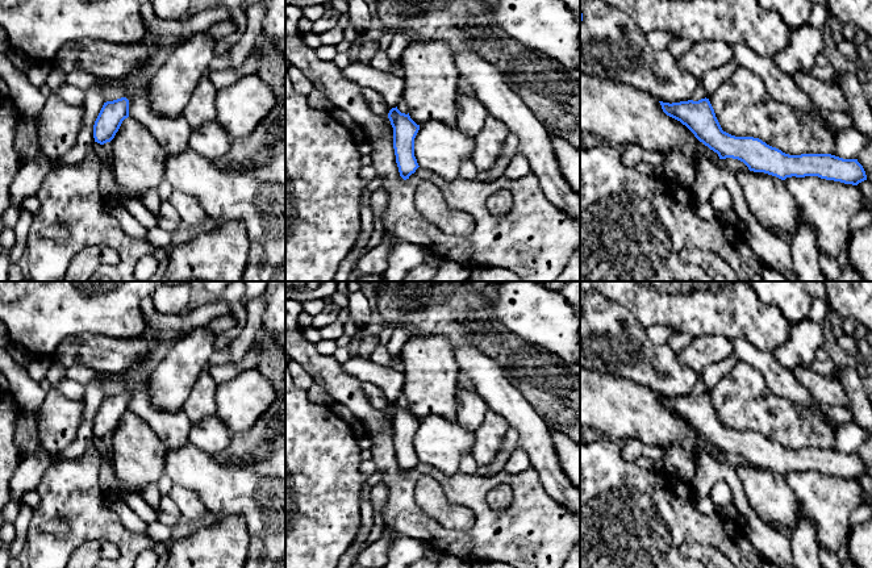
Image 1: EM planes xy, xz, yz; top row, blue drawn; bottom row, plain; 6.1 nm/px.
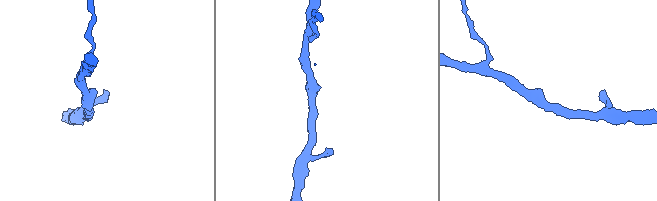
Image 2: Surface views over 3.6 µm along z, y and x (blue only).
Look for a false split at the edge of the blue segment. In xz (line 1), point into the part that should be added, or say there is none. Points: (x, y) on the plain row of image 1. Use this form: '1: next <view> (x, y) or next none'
1: next none

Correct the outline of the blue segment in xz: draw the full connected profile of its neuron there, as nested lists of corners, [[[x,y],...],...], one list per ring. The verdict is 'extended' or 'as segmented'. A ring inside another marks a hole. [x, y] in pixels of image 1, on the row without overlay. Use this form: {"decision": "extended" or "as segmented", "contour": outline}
{"decision": "as segmented", "contour": [[[397,401],[392,402],[388,413],[393,422],[393,443],[400,471],[406,475],[420,462],[414,451],[414,433],[420,425],[408,409],[401,408]]]}

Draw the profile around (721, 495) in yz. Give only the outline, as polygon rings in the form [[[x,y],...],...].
[[[717,483],[708,498],[715,505],[715,506],[727,506],[727,505],[731,505],[734,504],[734,498],[733,498],[733,492],[731,489],[729,488],[727,484],[725,483]]]

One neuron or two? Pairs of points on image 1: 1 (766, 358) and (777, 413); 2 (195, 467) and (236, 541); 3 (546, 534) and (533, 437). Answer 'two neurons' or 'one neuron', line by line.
1: two neurons
2: two neurons
3: two neurons

